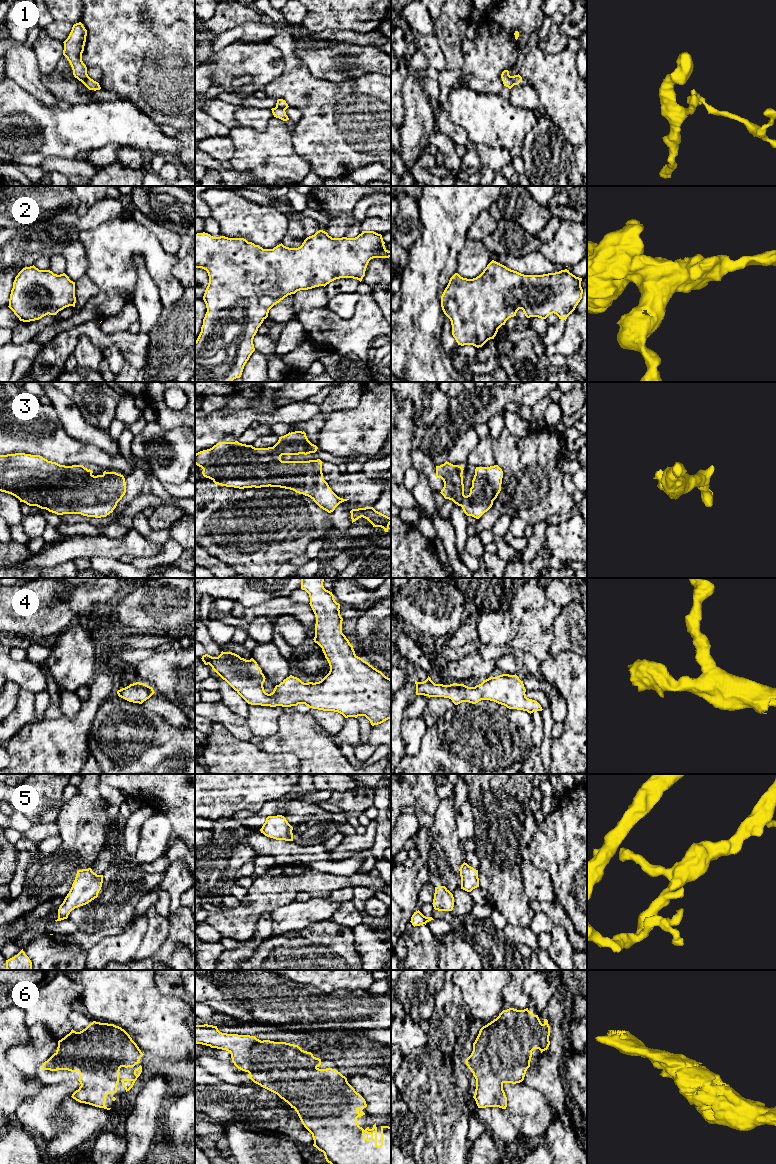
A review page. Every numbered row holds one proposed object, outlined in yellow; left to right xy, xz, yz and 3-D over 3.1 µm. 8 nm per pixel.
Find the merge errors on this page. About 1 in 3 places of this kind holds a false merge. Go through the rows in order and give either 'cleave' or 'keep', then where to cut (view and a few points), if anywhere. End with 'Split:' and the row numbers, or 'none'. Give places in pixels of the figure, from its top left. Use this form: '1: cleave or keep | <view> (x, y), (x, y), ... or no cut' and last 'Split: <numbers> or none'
1: cleave | xz (276, 106), (284, 110)
2: keep | no cut
3: keep | no cut
4: keep | no cut
5: keep | no cut
6: keep | no cut
Split: 1

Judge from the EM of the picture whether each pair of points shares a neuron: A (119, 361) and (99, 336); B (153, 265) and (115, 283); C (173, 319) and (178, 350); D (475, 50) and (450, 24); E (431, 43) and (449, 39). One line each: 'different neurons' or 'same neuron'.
A: different neurons
B: same neuron
C: same neuron
D: different neurons
E: different neurons

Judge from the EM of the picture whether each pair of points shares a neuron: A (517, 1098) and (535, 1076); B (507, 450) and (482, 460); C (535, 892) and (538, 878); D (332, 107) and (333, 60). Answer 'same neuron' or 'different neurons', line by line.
A: different neurons
B: different neurons
C: same neuron
D: different neurons

